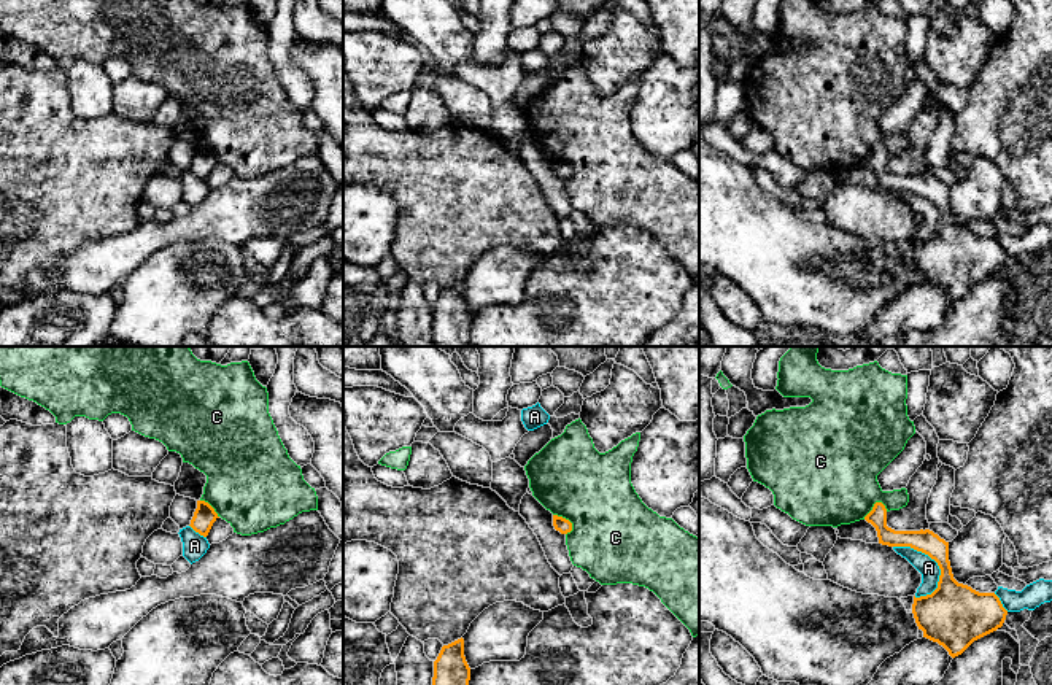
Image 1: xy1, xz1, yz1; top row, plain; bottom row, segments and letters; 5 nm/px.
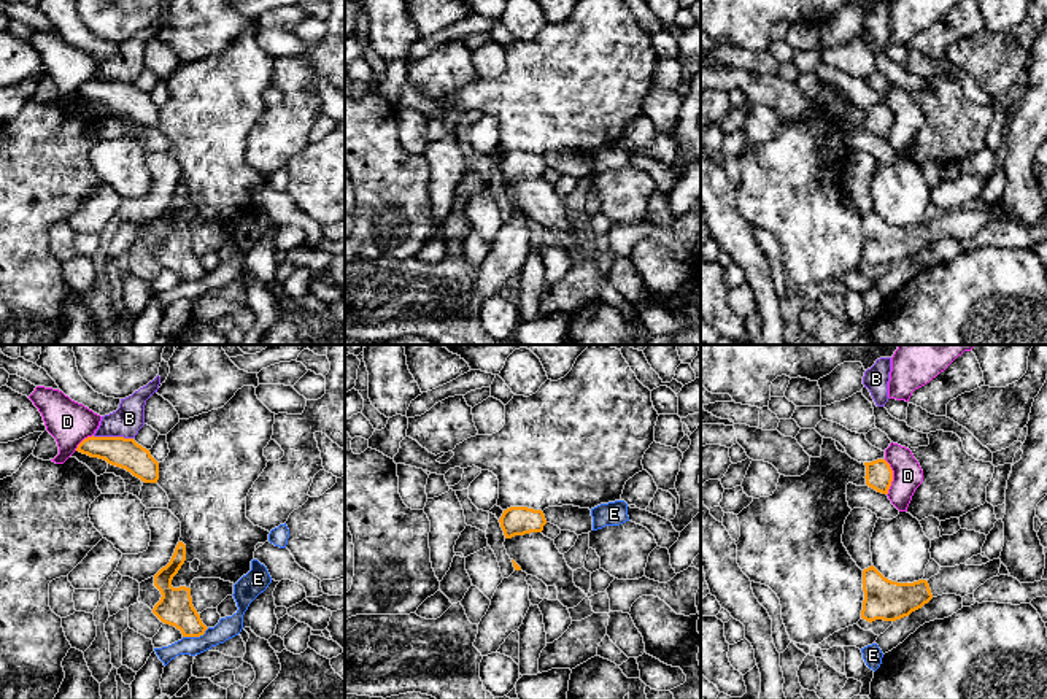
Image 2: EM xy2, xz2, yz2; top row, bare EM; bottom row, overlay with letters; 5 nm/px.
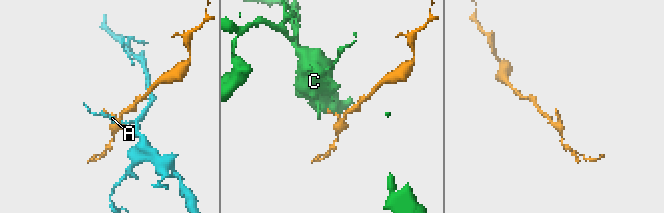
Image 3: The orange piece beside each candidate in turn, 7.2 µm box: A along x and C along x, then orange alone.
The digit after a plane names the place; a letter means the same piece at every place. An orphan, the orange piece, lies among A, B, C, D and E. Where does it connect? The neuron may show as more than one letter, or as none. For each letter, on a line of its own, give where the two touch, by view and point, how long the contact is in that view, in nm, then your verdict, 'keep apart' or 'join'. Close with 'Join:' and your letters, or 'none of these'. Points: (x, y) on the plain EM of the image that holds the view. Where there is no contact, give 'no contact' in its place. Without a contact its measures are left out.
A: contact yz1 (932, 202); length 320 nm; keep apart
B: contact xy2 (113, 81); length 200 nm; keep apart
C: contact xz1 (564, 162); length 130 nm; keep apart
D: contact yz2 (892, 121); length 180 nm; keep apart
E: contact xy2 (196, 280); length 140 nm; keep apart
Join: none of these

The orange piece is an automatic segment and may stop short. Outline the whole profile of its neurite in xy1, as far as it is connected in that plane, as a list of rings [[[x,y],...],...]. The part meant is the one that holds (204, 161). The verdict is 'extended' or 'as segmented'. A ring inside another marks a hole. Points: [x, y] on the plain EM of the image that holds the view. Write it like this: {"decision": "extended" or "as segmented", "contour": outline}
{"decision": "as segmented", "contour": [[[197,145],[197,153],[194,156],[194,161],[191,164],[191,172],[199,176],[200,180],[207,181],[213,167],[218,164],[218,157],[215,153],[205,146],[205,145]]]}

